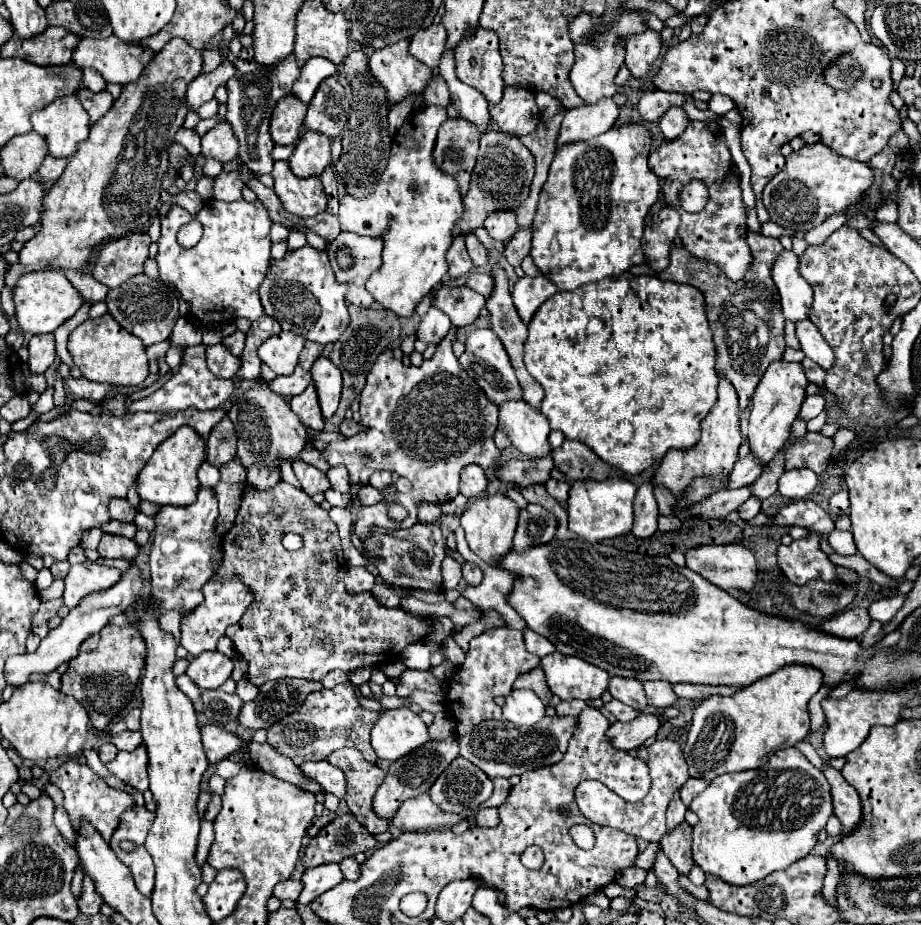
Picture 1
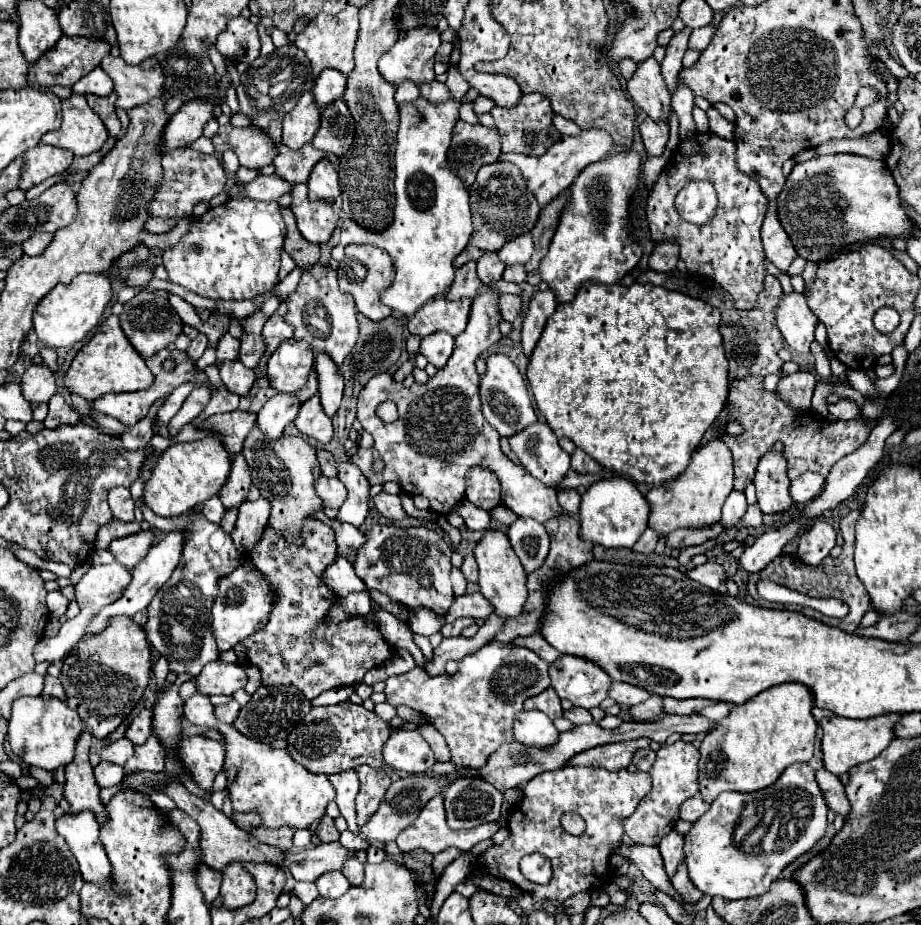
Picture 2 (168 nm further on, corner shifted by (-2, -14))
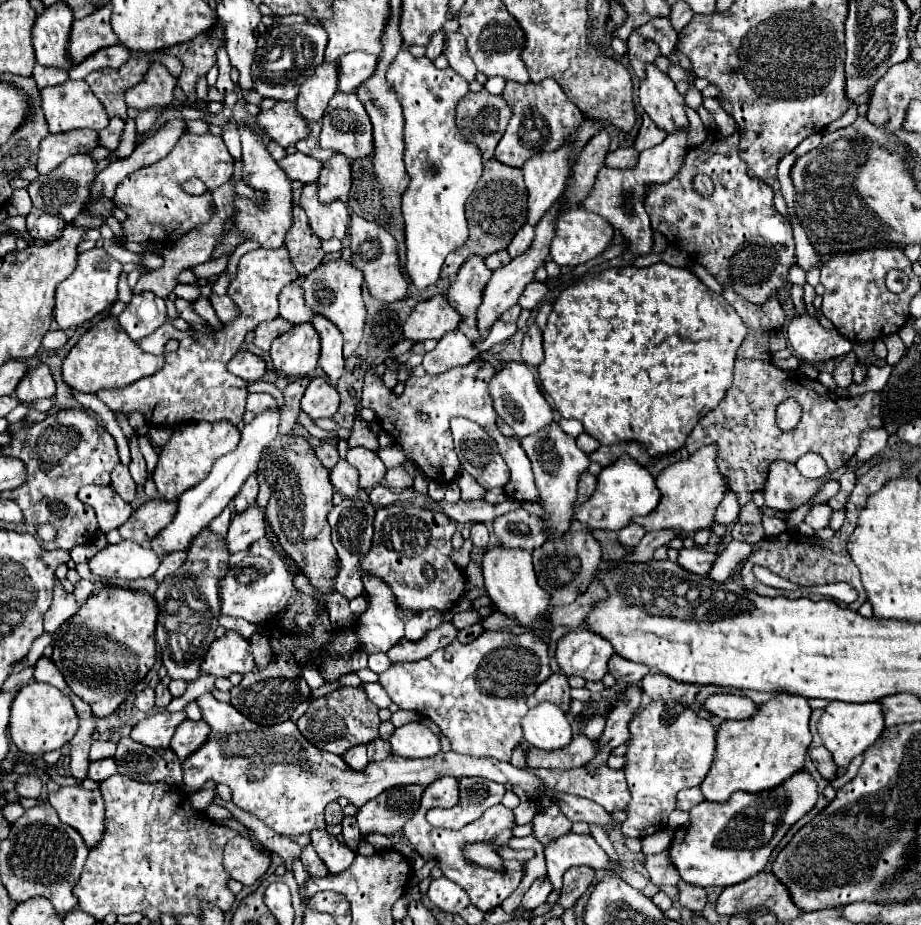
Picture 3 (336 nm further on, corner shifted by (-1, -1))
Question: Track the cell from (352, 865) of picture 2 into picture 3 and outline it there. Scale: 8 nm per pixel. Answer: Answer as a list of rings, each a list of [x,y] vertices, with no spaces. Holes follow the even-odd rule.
[[[345,816],[343,822],[341,822],[341,826],[343,826],[343,832],[341,834],[345,838],[345,844],[355,850],[357,844],[359,844],[359,840],[361,840],[361,832],[359,832],[359,826],[357,826],[355,816]]]

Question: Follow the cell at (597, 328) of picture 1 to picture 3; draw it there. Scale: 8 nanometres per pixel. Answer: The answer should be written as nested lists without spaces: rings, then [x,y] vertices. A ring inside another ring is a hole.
[[[657,262],[647,268],[637,266],[625,266],[625,268],[607,268],[593,276],[583,276],[579,282],[567,286],[559,298],[553,304],[553,310],[549,314],[547,328],[543,330],[543,350],[545,360],[539,366],[539,378],[545,388],[545,392],[551,396],[555,408],[563,418],[575,418],[583,424],[585,432],[599,440],[601,444],[619,444],[619,442],[639,442],[643,444],[651,456],[659,456],[665,452],[681,450],[687,436],[695,428],[695,424],[713,408],[719,406],[719,402],[725,398],[731,382],[733,382],[733,362],[737,348],[741,346],[743,338],[747,334],[745,324],[737,316],[737,312],[725,302],[723,296],[711,292],[689,268],[677,268],[669,266],[665,262]]]

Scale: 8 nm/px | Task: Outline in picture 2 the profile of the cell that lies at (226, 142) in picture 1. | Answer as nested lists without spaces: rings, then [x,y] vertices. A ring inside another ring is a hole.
[[[224,125],[212,137],[212,143],[218,155],[228,149],[234,151],[240,165],[246,169],[260,169],[264,165],[270,165],[276,155],[276,145],[270,143],[270,139],[262,131],[250,127]]]

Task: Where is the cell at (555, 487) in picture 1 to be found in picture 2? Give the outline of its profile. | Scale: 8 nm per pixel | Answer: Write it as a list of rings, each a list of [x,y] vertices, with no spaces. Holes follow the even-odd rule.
[[[566,489],[558,493],[558,503],[560,507],[568,513],[568,515],[578,515],[578,503],[580,503],[580,495],[574,489]]]

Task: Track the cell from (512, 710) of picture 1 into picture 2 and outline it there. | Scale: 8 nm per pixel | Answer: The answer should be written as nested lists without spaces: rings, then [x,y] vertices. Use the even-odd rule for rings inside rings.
[[[520,711],[514,719],[514,739],[524,745],[546,747],[556,743],[558,731],[542,711]]]

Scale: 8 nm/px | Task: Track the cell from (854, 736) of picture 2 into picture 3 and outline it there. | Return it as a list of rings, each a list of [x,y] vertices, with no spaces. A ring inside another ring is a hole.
[[[829,702],[829,706],[825,708],[825,712],[817,724],[817,732],[823,740],[823,746],[831,752],[831,756],[839,768],[847,768],[855,756],[859,756],[867,748],[871,748],[879,740],[883,730],[885,730],[883,714],[881,714],[881,706],[877,702],[865,702],[865,704]]]

